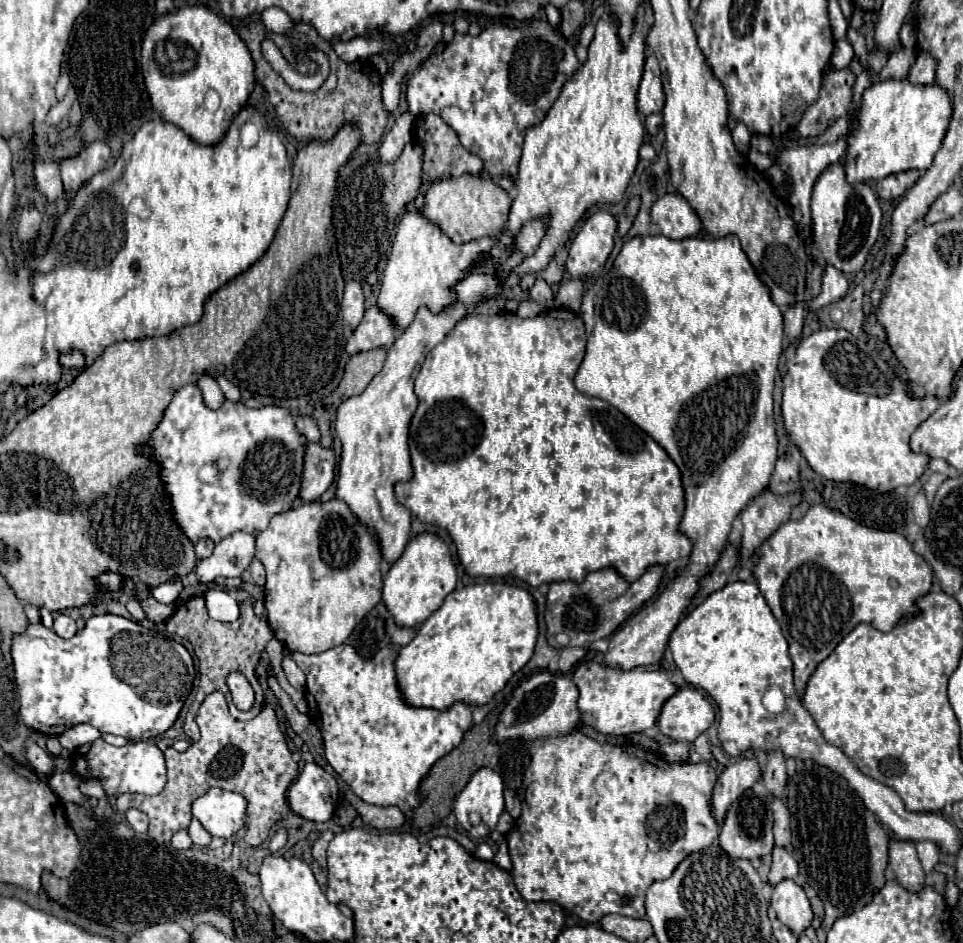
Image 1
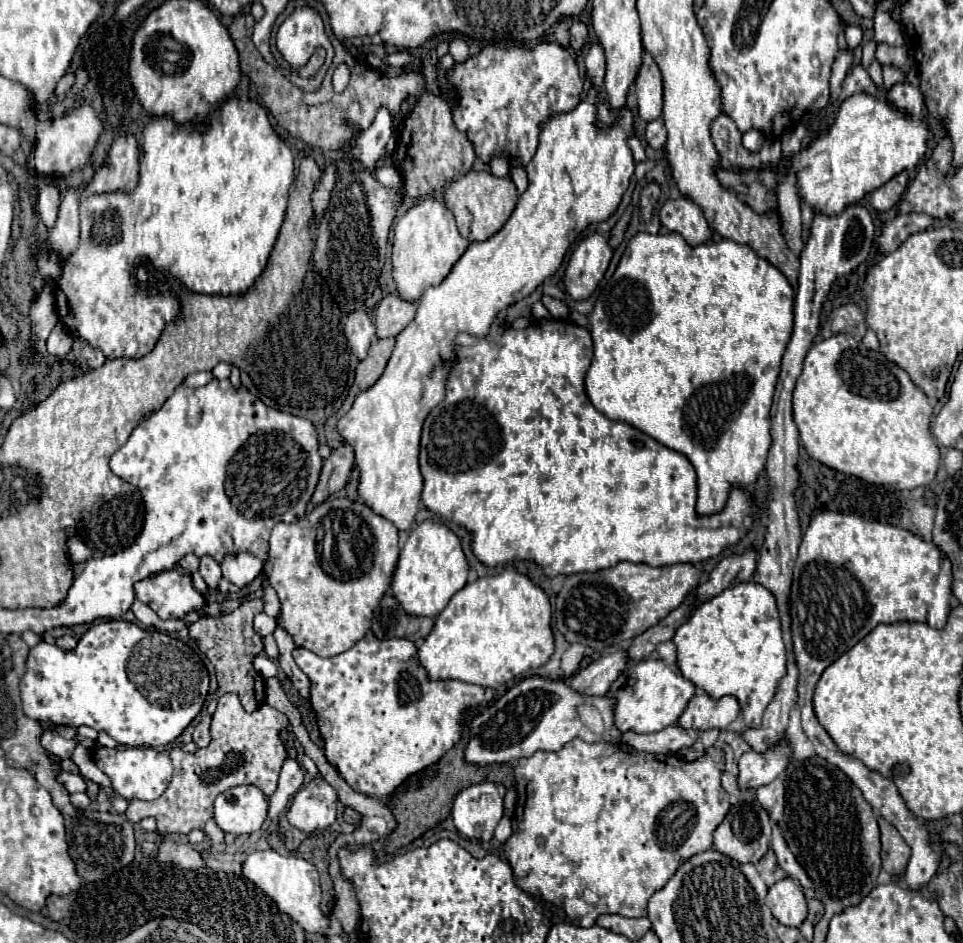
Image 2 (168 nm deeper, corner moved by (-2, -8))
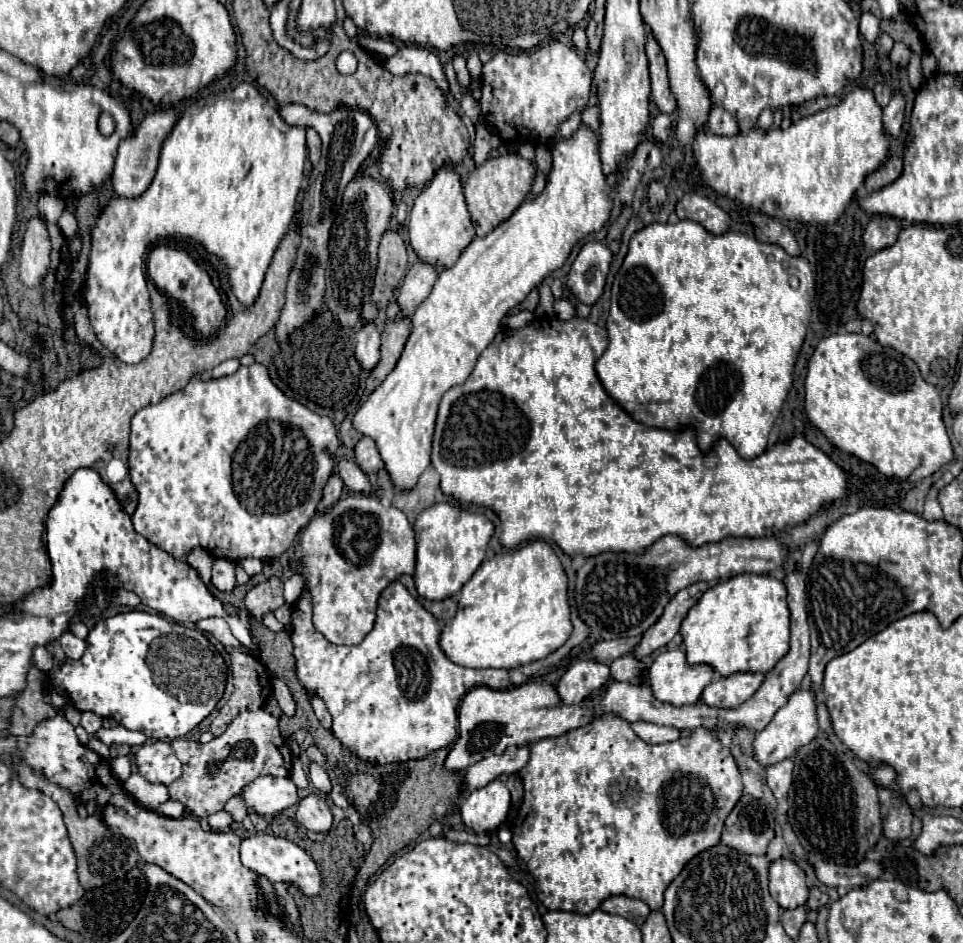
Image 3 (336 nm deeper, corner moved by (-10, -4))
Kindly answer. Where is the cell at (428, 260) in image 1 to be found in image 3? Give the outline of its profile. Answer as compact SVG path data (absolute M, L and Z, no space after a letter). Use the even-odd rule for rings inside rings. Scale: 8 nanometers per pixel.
M444 165L442 169L438 169L430 185L426 185L416 197L408 217L408 233L410 245L414 247L418 257L438 269L452 267L458 261L460 253L470 245L470 241L474 239L474 225L464 199L460 175L454 165Z

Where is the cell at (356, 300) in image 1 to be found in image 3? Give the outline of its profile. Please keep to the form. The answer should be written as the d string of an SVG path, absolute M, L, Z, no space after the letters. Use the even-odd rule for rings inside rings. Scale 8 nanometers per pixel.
M374 323L362 325L354 337L354 355L358 355L358 363L370 371L374 365L378 365L380 357L380 331L376 329Z

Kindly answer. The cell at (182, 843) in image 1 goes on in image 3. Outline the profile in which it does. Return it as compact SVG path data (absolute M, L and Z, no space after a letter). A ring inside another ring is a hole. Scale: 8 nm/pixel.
M218 811L218 813L214 813L214 815L208 817L208 823L210 823L210 827L214 831L226 831L226 829L230 829L232 821L234 821L232 815L226 813L226 811Z

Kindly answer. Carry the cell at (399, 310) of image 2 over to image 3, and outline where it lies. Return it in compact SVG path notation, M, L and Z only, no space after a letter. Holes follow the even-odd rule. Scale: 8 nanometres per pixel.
M420 259L410 267L410 271L398 291L398 303L402 305L404 317L410 317L416 311L416 307L430 295L430 289L434 285L434 281L438 279L438 273L440 273L438 267L424 263Z

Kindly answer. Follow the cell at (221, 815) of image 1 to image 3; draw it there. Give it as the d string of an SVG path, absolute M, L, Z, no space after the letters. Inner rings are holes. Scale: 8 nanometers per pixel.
M258 777L240 793L252 813L274 815L298 803L298 789L292 777Z

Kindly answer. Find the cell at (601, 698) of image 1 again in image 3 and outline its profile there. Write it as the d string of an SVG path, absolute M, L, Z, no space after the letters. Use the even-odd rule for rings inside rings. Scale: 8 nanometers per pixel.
M672 649L656 657L648 671L648 685L658 701L676 707L694 705L714 675L710 665L690 665L682 649Z

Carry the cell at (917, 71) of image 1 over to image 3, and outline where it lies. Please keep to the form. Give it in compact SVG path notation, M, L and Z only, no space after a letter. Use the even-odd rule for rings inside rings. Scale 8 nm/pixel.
M896 93L892 101L886 105L886 109L882 111L882 123L884 123L884 131L888 133L888 137L896 139L900 135L904 113L906 113L906 101L900 93Z

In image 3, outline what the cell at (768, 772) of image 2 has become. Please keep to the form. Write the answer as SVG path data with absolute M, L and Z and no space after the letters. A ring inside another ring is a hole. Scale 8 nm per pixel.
M800 687L798 691L794 691L788 697L786 705L782 709L778 709L778 713L768 723L768 727L756 735L754 755L762 765L766 765L766 767L774 765L786 757L792 757L800 745L808 745L818 735L818 731L820 731L820 727L818 727L818 719L816 719L816 693L810 687L806 687L806 689Z

